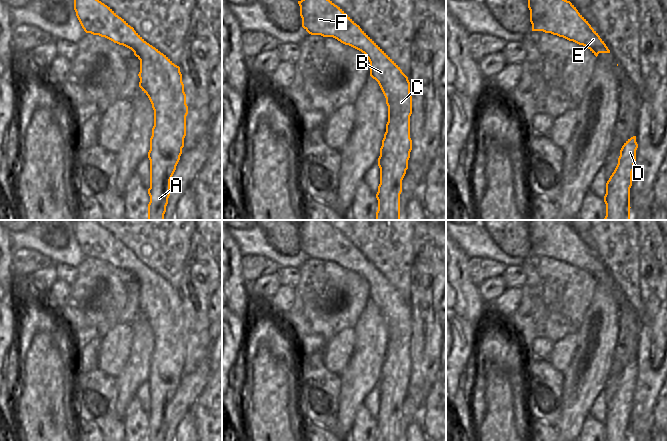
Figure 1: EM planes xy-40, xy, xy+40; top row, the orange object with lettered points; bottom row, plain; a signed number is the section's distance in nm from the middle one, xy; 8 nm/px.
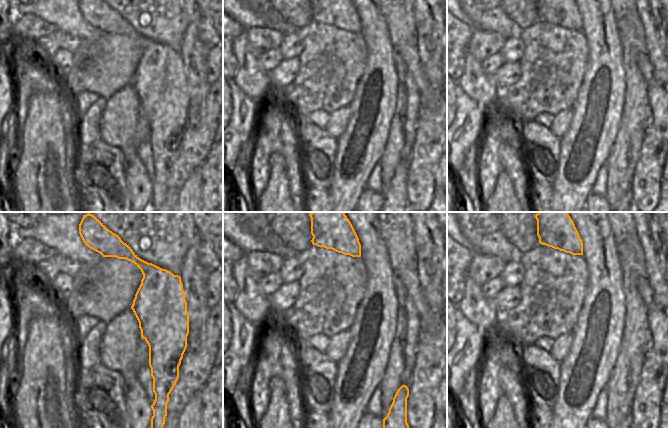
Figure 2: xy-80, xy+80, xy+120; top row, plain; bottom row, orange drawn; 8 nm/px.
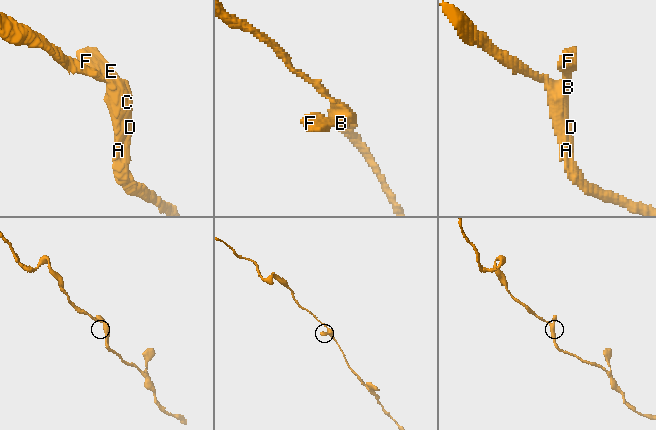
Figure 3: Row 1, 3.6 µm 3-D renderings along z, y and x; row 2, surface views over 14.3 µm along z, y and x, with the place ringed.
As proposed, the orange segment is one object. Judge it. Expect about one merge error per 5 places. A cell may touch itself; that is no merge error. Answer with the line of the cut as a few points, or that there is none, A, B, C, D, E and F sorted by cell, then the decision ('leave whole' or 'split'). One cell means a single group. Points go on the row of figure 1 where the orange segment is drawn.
no cut | A B C D E F | leave whole

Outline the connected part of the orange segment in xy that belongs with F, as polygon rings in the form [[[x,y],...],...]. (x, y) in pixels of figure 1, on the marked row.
[[[301,0],[300,16],[302,27],[311,35],[333,37],[345,45],[361,51],[370,62],[370,76],[375,79],[388,106],[388,122],[380,148],[378,166],[380,184],[376,198],[378,210],[376,220],[400,220],[400,194],[402,180],[408,169],[408,160],[412,150],[410,138],[410,116],[412,114],[412,96],[410,82],[400,67],[357,25],[340,7],[330,0]]]

